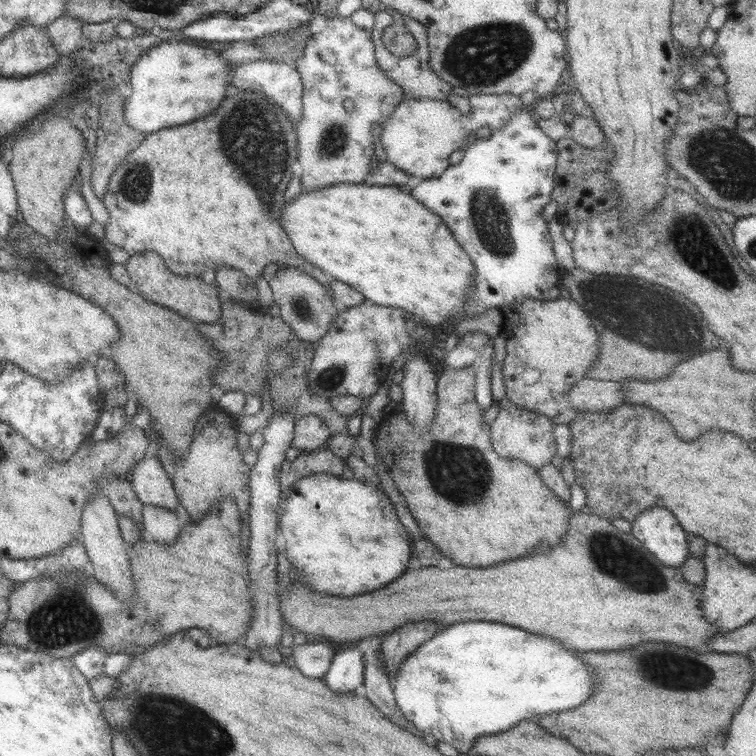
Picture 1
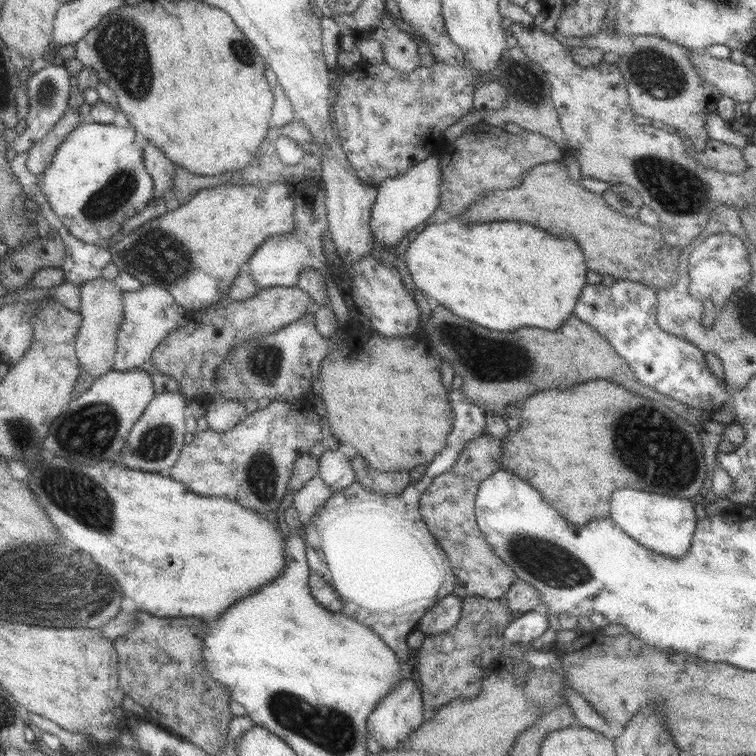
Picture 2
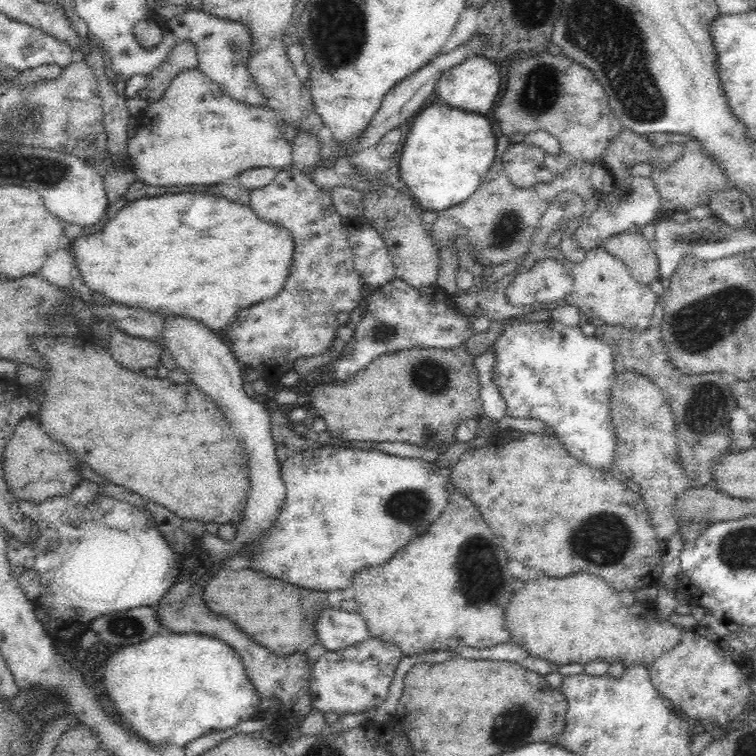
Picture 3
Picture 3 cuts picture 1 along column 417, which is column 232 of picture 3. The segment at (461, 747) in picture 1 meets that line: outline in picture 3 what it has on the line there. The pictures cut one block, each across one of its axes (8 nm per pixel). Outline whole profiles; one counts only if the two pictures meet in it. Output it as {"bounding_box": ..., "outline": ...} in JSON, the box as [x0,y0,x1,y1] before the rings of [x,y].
{"bounding_box":[102,630,265,747],"outline":[[[160,630],[152,638],[136,646],[132,644],[126,648],[110,649],[106,654],[106,662],[102,666],[105,692],[114,701],[129,728],[154,746],[166,744],[183,747],[204,734],[228,730],[242,721],[265,715],[260,710],[263,696],[256,691],[246,675],[240,654],[220,638],[198,632],[174,634],[168,630]]]}

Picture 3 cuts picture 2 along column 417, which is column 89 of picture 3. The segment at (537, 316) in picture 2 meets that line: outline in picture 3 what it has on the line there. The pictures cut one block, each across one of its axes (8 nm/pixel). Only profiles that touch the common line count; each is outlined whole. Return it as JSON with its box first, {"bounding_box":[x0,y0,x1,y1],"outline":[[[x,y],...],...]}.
{"bounding_box":[69,193,293,332],"outline":[[[173,193],[164,196],[151,196],[135,199],[130,202],[130,208],[120,208],[114,218],[109,219],[99,232],[77,236],[69,244],[69,255],[74,266],[78,269],[78,275],[82,277],[84,285],[88,286],[90,292],[108,298],[112,304],[122,304],[130,308],[142,308],[164,316],[182,316],[182,318],[194,318],[202,322],[212,332],[225,332],[226,327],[234,322],[236,316],[243,308],[252,306],[264,299],[275,297],[284,286],[288,278],[289,266],[291,263],[293,242],[290,233],[281,226],[272,222],[262,222],[254,214],[250,206],[238,205],[236,202],[228,201],[223,196],[199,193]]]}

